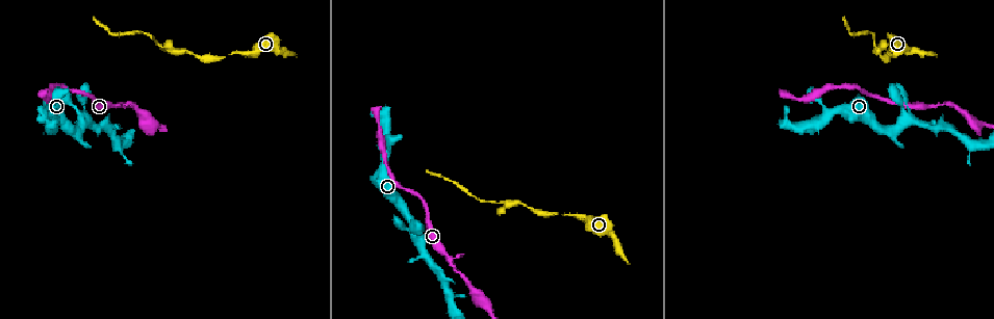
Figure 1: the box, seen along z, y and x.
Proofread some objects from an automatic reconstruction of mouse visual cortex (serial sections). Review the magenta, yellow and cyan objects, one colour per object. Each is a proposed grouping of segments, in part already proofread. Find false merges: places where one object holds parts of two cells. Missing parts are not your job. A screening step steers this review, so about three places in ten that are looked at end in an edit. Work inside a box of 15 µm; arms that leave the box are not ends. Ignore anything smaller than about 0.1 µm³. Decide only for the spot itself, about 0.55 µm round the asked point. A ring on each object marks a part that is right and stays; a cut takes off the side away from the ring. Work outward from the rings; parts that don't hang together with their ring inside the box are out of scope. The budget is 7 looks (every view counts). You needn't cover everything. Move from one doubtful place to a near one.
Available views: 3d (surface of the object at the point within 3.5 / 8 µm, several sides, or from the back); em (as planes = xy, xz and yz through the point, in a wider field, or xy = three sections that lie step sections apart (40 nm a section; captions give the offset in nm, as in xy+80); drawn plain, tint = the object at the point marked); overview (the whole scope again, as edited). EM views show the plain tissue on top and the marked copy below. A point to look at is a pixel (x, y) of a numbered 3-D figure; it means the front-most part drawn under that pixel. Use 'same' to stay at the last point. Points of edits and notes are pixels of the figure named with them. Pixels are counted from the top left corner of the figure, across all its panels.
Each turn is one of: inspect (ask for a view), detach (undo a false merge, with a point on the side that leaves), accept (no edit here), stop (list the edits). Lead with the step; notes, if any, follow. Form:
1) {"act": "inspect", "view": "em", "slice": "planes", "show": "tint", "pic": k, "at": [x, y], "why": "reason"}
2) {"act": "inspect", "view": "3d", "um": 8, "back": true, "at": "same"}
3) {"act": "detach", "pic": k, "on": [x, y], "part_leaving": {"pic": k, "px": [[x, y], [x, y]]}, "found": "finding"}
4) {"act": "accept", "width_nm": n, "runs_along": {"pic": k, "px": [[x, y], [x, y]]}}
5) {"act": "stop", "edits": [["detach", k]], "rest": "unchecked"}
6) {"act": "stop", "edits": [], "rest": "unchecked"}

{"act": "inspect", "view": "3d", "um": 3.5, "pic": 1, "at": [81, 125], "why": "looks like a crossing"}

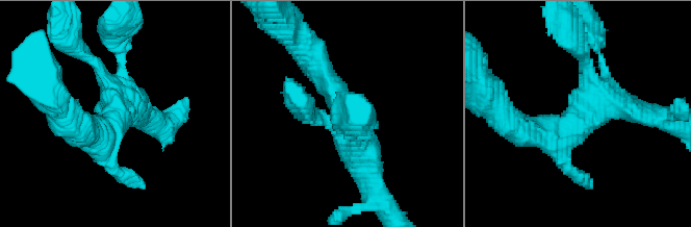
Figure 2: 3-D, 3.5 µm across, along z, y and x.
{"act": "inspect", "view": "em", "slice": "xy", "step": 3, "show": "tint", "pic": 2, "at": [118, 119], "arms": 4, "arm_widths_nm": [200, 200, 350, 350]}

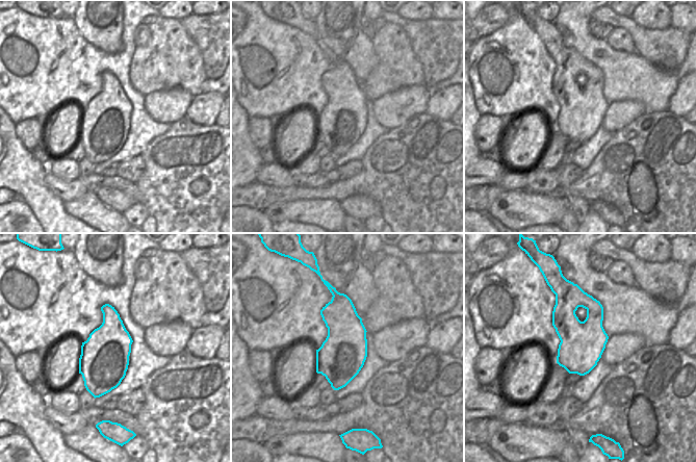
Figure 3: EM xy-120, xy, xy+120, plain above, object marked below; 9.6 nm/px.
{"act": "accept", "found": "continuous, no second cell"}

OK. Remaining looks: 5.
{"act": "inspect", "view": "3d", "um": 3.5, "pic": 1, "at": [245, 53], "why": "calibre changes"}

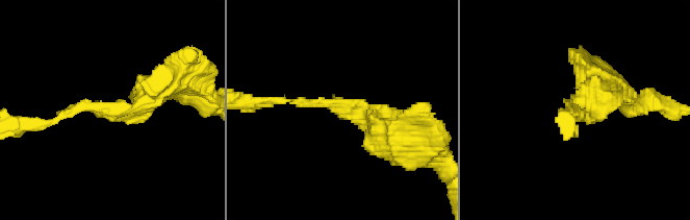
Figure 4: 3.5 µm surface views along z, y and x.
{"act": "inspect", "view": "em", "slice": "xy", "step": 1, "show": "tint", "pic": 4, "at": [345, 105], "arm_widths_nm": [150, 400]}

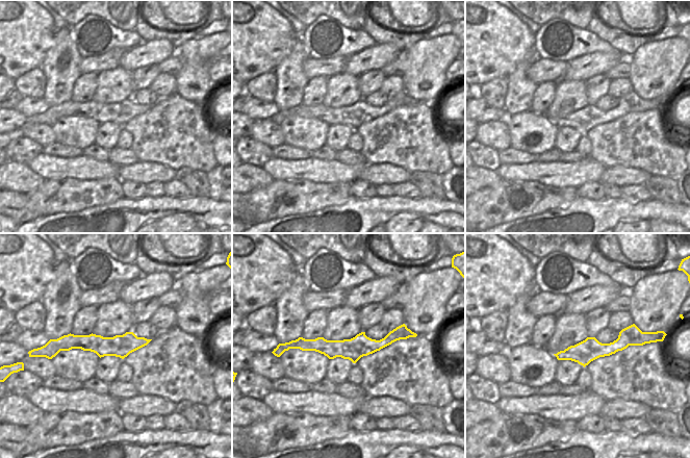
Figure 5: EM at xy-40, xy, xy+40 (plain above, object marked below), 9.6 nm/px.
{"act": "accept", "runs_along": {"pic": 4, "px": [[161, 84], [133, 111], [72, 107], [47, 123]]}, "found": "one cell here"}

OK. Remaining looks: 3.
{"act": "inspect", "view": "3d", "um": 3.5, "pic": 1, "at": [880, 55], "why": "thin neck"}

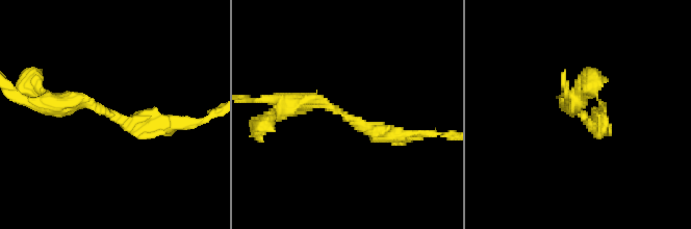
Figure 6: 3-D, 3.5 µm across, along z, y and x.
{"act": "inspect", "view": "em", "slice": "planes", "show": "tint", "pic": 6, "at": [99, 108], "arm_widths_nm": [250, 300], "why": "need the tissue"}

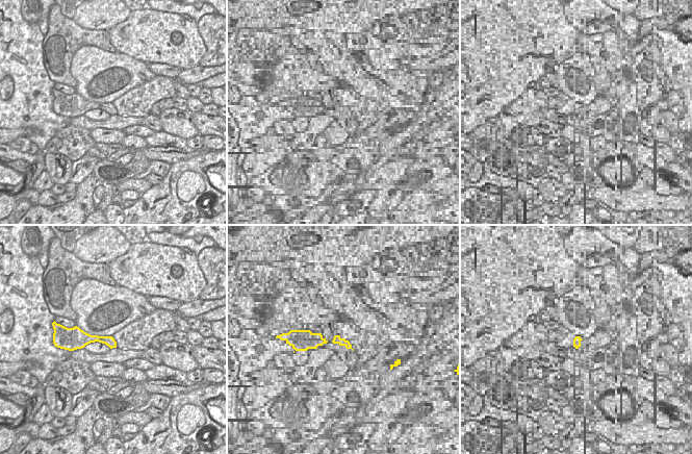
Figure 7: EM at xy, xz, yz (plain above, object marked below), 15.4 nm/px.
{"act": "accept", "runs_along": {"pic": 6, "px": [[395, 136], [318, 99], [271, 99]]}, "found": "all the same cell"}

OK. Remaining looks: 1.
{"act": "stop", "edits": [], "rest": "unchecked"}

